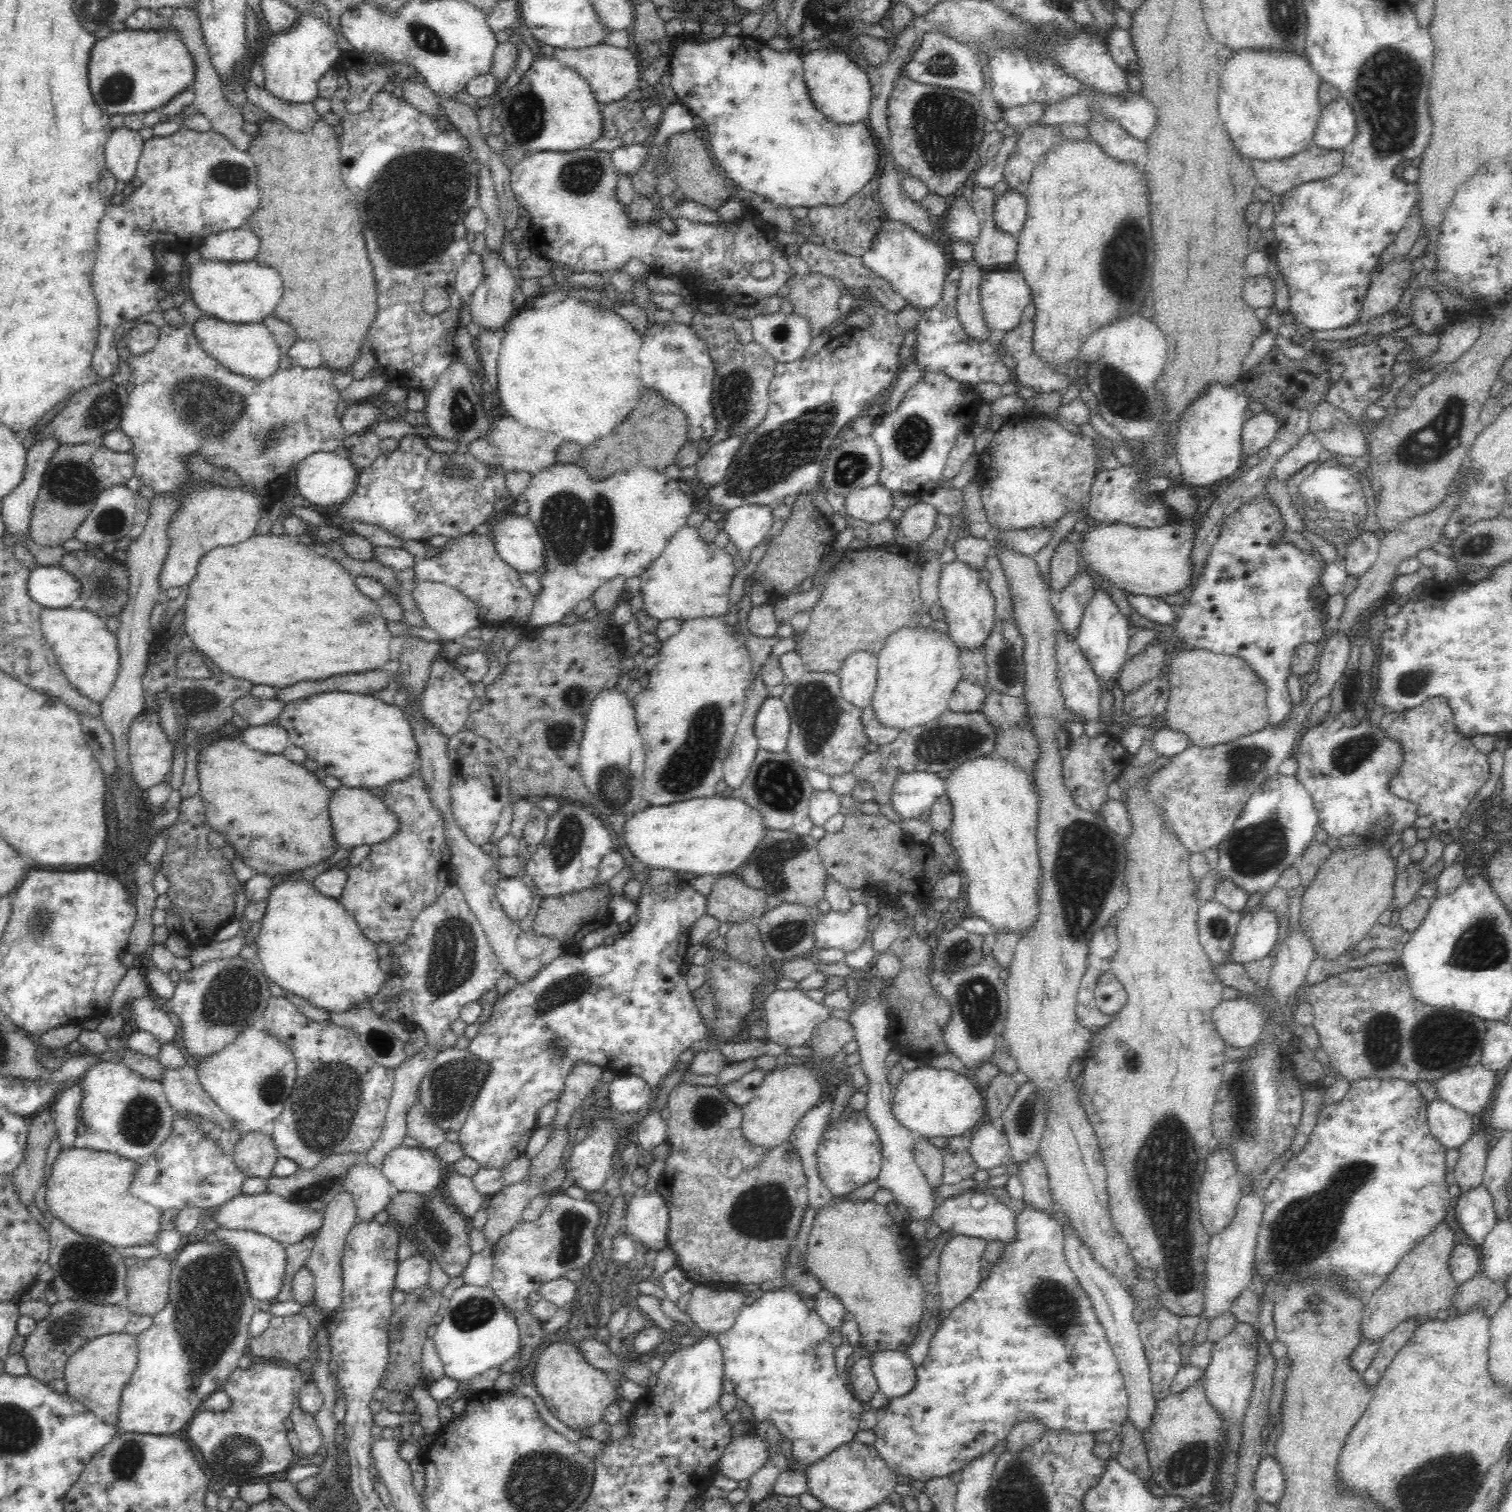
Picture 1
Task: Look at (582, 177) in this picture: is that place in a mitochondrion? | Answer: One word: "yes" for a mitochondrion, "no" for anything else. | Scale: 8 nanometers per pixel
yes

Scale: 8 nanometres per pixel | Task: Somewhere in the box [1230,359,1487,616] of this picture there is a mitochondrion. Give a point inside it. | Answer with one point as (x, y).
(1430, 442)

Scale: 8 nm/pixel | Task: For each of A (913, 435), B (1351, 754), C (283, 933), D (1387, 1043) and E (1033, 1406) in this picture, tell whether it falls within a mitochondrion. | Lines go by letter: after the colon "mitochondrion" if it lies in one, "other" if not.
A: mitochondrion
B: mitochondrion
C: other
D: mitochondrion
E: other

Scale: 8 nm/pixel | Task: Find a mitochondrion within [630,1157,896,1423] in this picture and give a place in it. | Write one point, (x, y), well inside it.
(762, 1214)

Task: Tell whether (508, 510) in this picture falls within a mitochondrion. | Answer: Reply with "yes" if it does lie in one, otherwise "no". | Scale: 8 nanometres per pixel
no

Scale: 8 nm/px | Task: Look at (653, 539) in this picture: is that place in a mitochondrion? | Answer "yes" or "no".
no

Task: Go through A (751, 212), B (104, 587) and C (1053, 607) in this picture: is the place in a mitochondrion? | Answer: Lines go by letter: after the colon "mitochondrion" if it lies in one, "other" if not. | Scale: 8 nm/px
A: other
B: mitochondrion
C: other

